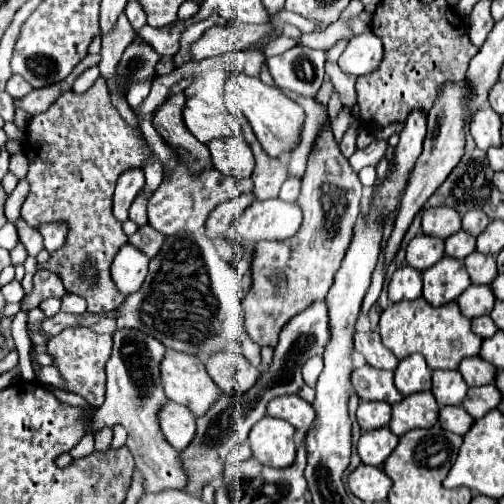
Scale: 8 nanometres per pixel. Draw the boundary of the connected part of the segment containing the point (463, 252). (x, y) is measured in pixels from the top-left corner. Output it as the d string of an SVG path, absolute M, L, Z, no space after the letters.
M460 230L458 234L450 236L446 240L446 254L450 258L458 258L464 260L468 254L472 254L476 250L476 238L464 230Z

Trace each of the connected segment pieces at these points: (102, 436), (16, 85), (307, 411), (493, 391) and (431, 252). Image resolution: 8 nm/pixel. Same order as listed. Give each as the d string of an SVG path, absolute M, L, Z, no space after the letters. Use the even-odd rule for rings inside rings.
M102 428L100 432L94 434L94 448L104 452L110 448L110 442L112 442L112 430L110 428Z
M14 74L14 76L12 76L12 80L10 80L10 82L8 82L8 86L6 86L6 92L8 92L14 100L16 100L16 98L18 98L18 100L22 100L22 98L24 98L28 92L32 92L32 90L30 90L30 84L28 84L28 82L24 82L24 78L22 78L22 76Z
M278 396L278 398L274 398L268 404L266 414L272 416L272 418L280 418L280 420L290 422L300 432L310 430L312 424L314 424L314 418L316 418L314 408L308 402L304 402L302 398L296 398L296 396Z
M486 384L486 386L470 388L462 406L472 418L482 418L490 410L494 410L500 404L500 400L502 400L500 390L494 384Z
M418 234L406 248L406 260L412 268L424 272L444 256L444 240Z

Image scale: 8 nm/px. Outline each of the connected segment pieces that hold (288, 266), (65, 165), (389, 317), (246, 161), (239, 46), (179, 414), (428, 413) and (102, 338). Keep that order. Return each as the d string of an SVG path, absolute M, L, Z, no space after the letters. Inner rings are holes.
M326 128L320 132L316 146L308 160L308 170L302 178L302 192L298 198L298 204L304 212L304 222L294 238L286 242L256 242L254 254L252 254L252 284L244 298L244 314L246 314L246 332L248 336L262 348L270 346L276 348L278 334L282 326L298 312L302 312L314 298L322 298L330 290L330 282L334 280L334 274L338 270L338 264L342 262L342 254L346 254L346 246L350 244L354 224L360 216L360 200L362 200L362 184L358 182L358 174L350 168L348 160L340 154L338 144L332 136L332 132Z
M98 80L88 92L64 92L44 114L32 116L22 148L30 160L26 174L30 194L24 200L22 218L30 226L44 222L66 222L70 226L66 244L52 252L46 264L38 264L38 270L54 272L66 292L82 296L88 302L88 312L116 310L124 302L124 296L110 278L110 264L128 242L128 236L122 230L122 222L112 214L112 194L122 172L144 168L150 158L140 132L128 126L118 110L112 108L106 82ZM88 258L94 260L98 270L98 282L94 286L84 284L78 276L80 266Z
M424 298L390 304L380 316L378 332L382 336L382 344L388 346L396 358L402 360L420 352L432 370L456 370L464 358L478 356L482 346L482 338L470 330L470 320L462 316L456 302L438 308L430 306Z
M242 136L208 142L208 148L212 154L212 164L218 172L234 178L250 178L254 170L254 156Z
M226 22L222 26L212 26L190 46L190 60L200 62L204 58L244 50L244 46L250 46L258 38L262 38L266 30L270 30L270 26L250 26L240 22Z
M168 402L160 414L160 426L162 426L166 440L178 452L182 452L194 440L196 416L190 414L190 410L186 410L186 406L178 406L176 402Z
M416 392L392 406L392 420L388 428L402 436L414 428L430 428L438 422L438 402L432 392Z
M66 328L58 336L50 338L46 352L54 358L54 366L64 380L62 390L80 394L93 407L102 405L106 394L105 364L112 352L111 334L96 334L90 328Z

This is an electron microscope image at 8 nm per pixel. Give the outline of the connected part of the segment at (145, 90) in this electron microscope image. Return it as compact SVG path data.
M152 80L138 81L130 84L126 99L131 108L137 109L147 98L150 92Z

